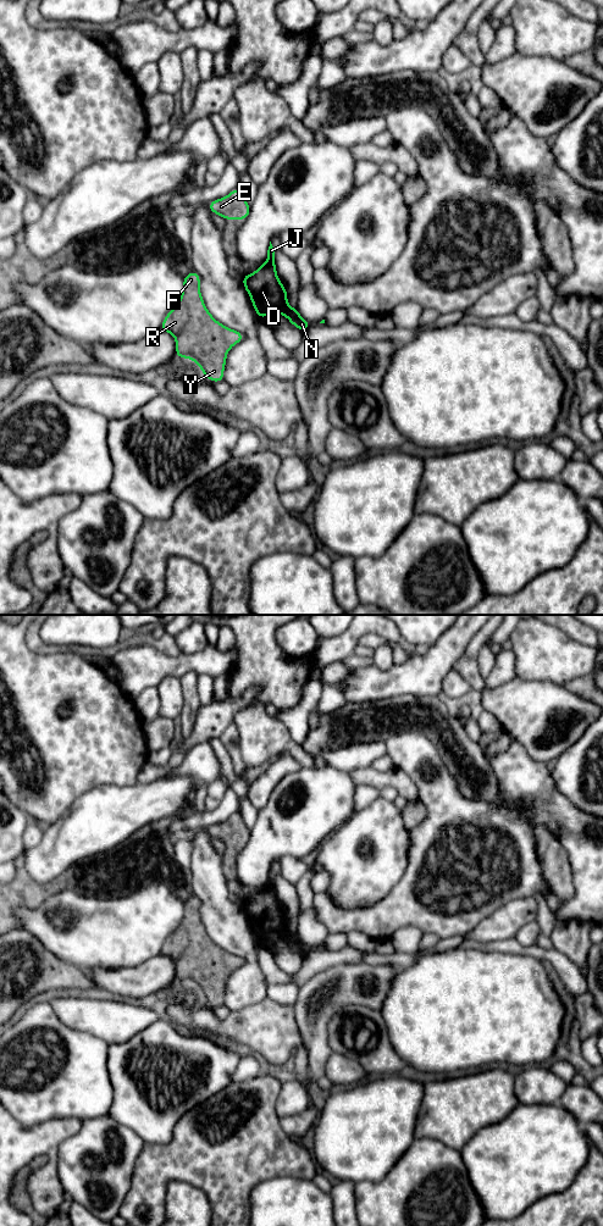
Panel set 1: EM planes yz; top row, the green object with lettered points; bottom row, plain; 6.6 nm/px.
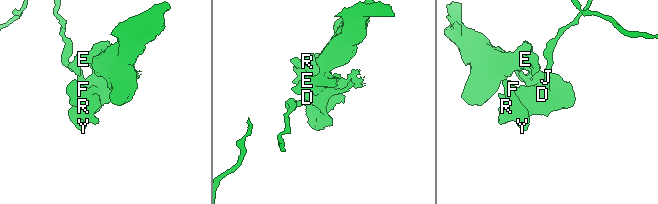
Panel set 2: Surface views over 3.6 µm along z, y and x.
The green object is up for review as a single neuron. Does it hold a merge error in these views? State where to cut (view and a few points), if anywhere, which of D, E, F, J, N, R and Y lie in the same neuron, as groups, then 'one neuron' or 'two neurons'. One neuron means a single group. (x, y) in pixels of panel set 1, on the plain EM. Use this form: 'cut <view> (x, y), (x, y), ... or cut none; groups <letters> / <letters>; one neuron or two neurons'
cut yz (267, 885), (275, 891); groups D E F N R Y / J; two neurons

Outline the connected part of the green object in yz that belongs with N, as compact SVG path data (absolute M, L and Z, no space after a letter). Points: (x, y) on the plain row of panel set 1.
M266 886L254 898L247 899L242 904L259 943L270 938L281 938L303 956L311 950L297 933L288 930L288 917L277 902L273 888Z

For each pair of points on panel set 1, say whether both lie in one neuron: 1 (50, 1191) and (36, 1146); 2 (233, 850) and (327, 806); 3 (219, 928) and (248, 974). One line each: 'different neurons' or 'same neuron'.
1: same neuron
2: different neurons
3: same neuron

